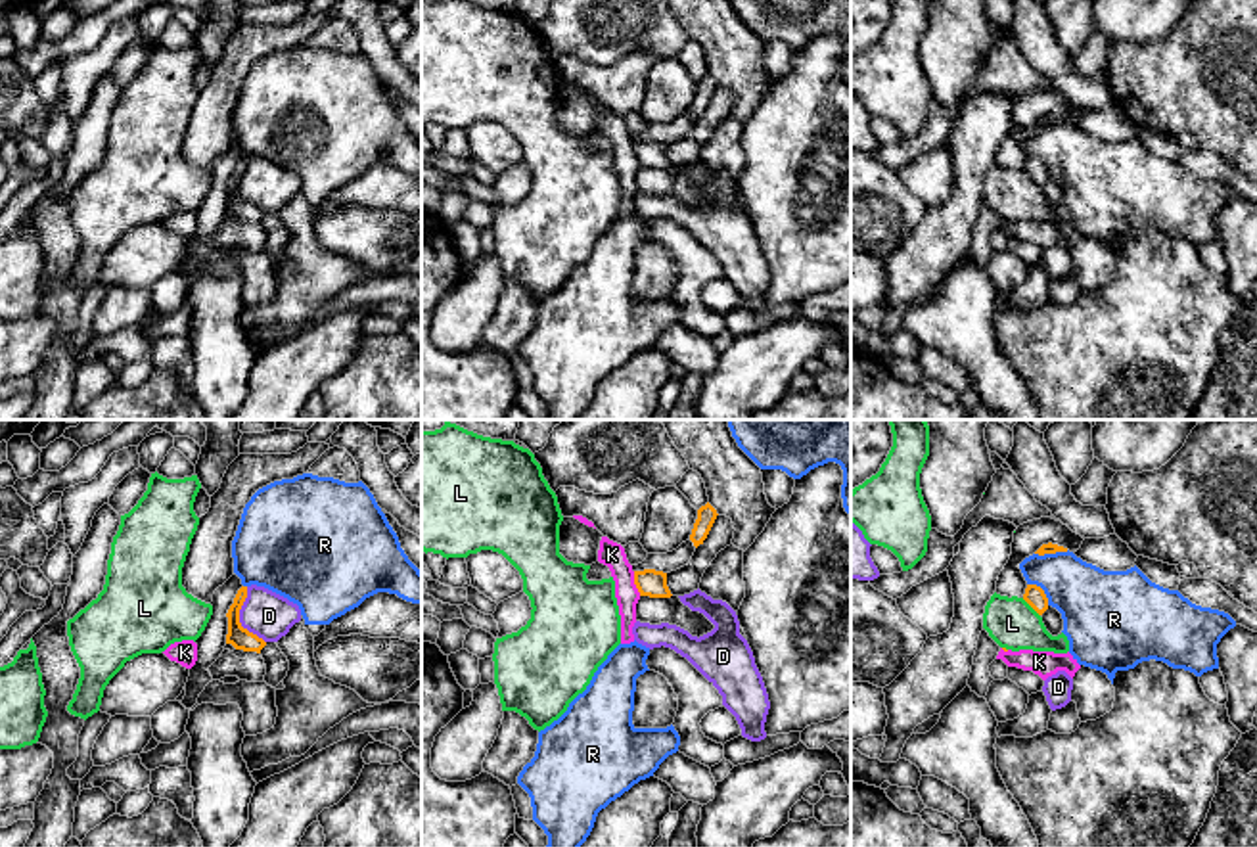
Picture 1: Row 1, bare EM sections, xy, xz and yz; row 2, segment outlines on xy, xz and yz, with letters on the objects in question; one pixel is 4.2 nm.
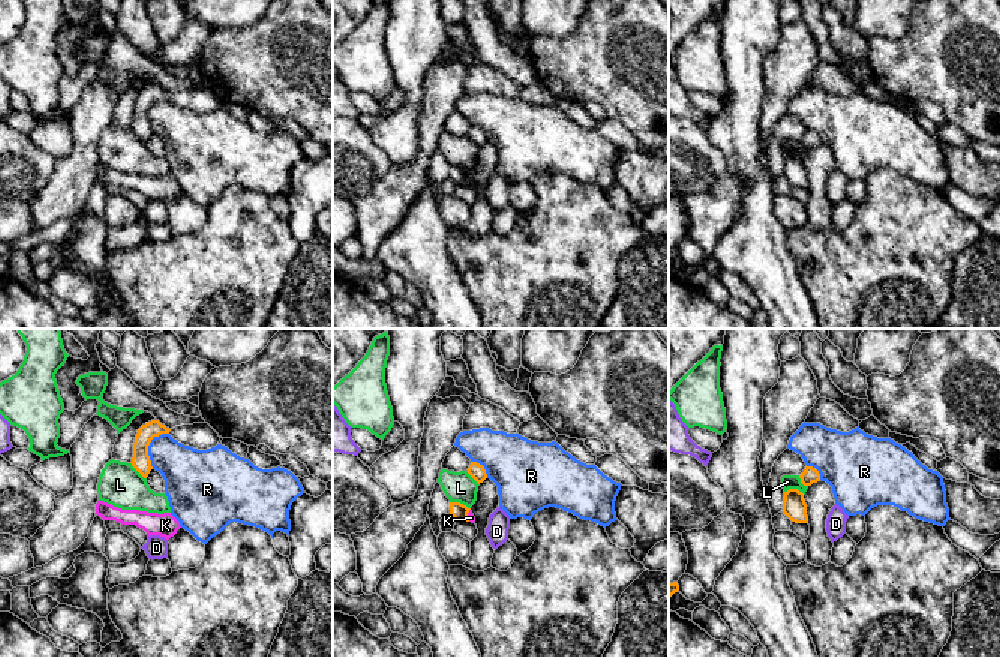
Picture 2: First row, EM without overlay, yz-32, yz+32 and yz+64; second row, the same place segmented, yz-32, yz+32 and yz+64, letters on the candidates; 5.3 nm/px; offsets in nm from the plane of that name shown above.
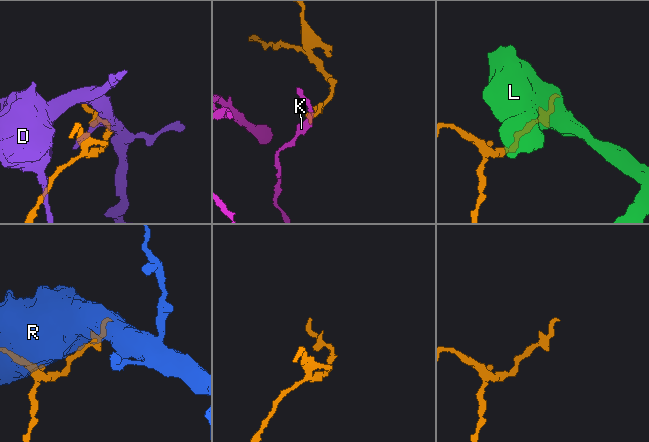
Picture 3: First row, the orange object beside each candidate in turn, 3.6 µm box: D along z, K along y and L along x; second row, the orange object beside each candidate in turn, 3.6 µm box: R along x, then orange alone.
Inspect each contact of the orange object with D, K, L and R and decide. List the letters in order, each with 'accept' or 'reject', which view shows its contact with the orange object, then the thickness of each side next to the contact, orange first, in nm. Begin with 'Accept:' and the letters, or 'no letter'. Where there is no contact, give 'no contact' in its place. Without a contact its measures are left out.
Accept: no letter
D: reject | xy | 90/200 nm
K: reject | xz | 120/110 nm
L: reject | yz | 90/220 nm
R: reject | yz | 50/280 nm

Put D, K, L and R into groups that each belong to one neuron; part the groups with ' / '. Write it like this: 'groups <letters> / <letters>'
groups D / K / L / R

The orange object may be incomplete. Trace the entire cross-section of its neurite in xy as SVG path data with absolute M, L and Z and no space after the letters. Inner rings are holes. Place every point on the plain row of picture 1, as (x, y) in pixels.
M241 157L234 169L234 174L230 176L226 184L228 188L226 215L232 215L236 220L261 224L266 213L259 209L257 205L249 203L247 199L243 199L240 194L240 180L245 169L247 169L247 157Z

